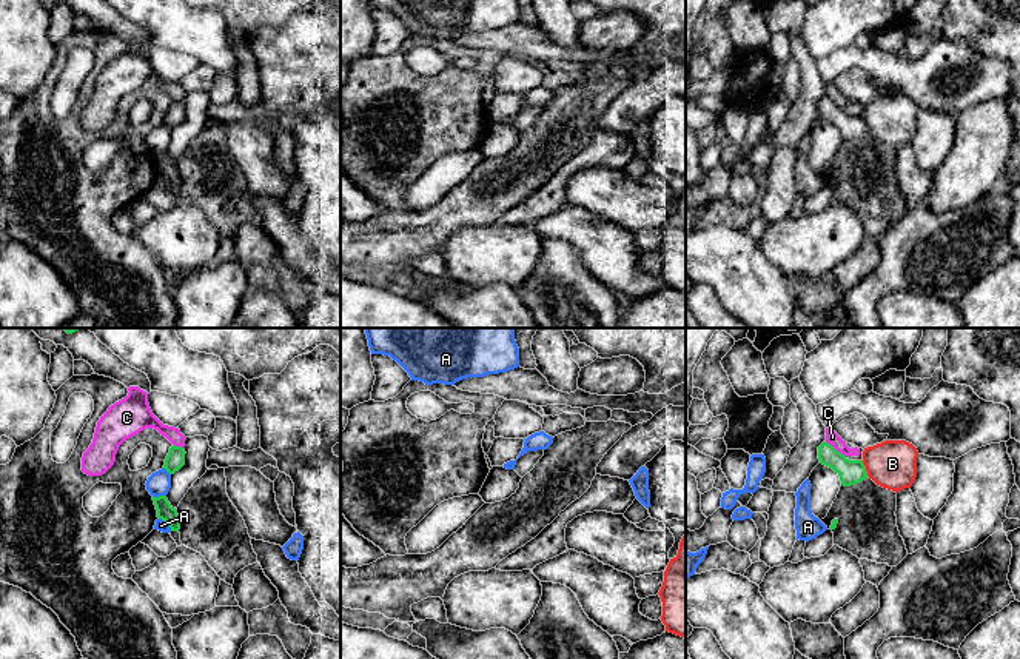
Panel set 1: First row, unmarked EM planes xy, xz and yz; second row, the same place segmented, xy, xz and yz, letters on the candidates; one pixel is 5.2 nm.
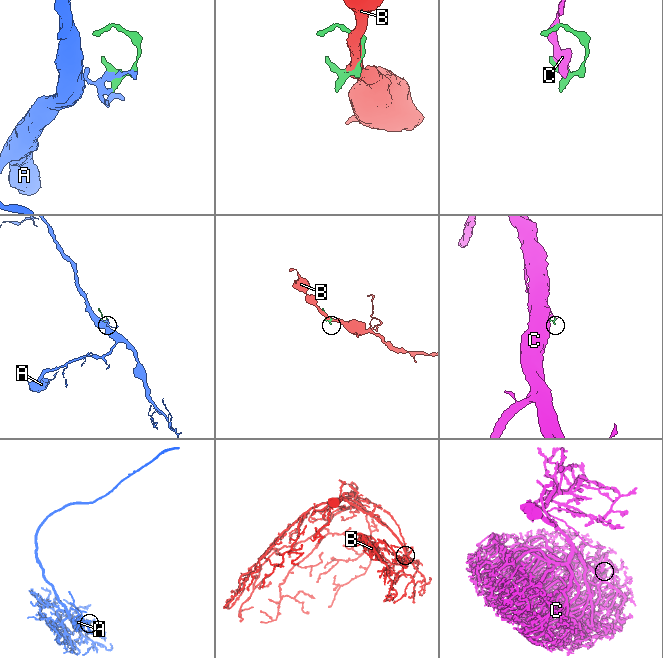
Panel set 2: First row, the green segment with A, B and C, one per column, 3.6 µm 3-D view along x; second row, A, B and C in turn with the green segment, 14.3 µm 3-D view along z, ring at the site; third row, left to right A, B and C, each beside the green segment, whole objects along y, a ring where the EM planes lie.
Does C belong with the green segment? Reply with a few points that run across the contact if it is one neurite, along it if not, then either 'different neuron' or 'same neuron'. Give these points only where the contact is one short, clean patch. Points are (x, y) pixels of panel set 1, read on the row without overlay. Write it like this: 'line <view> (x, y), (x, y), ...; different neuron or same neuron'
different neuron

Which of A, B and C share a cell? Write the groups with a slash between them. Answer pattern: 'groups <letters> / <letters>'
groups A / B / C

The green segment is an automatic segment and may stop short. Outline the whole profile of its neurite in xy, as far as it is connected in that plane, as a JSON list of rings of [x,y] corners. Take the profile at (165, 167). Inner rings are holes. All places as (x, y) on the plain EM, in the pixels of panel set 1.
[[[153,151],[153,156],[157,165],[157,172],[169,180],[171,192],[176,196],[177,202],[182,202],[180,188],[179,188],[180,176],[179,176],[177,165],[171,162],[166,151],[159,151],[159,152]]]

